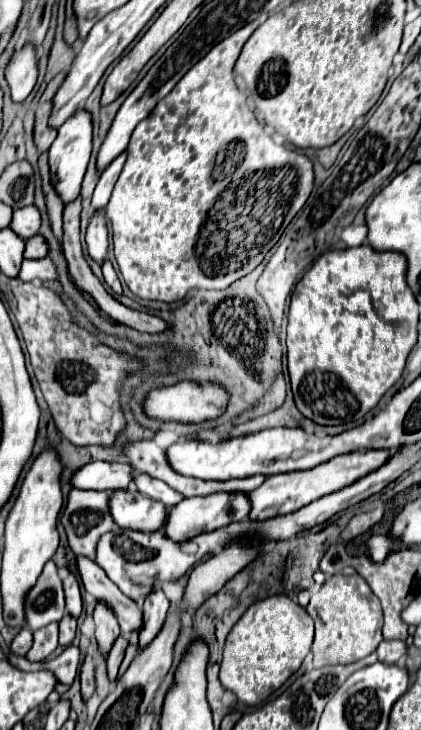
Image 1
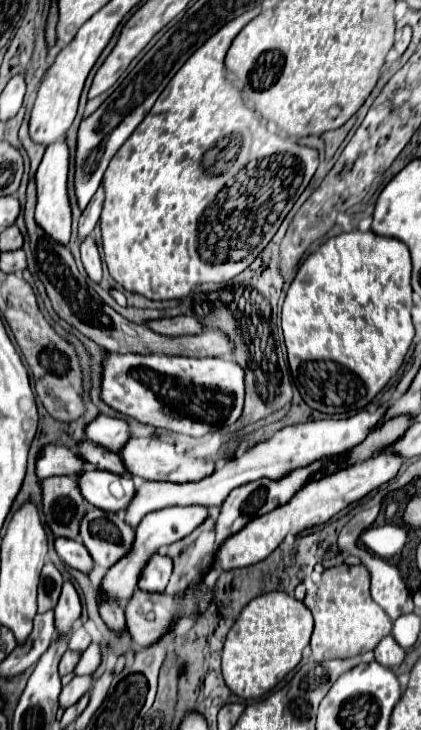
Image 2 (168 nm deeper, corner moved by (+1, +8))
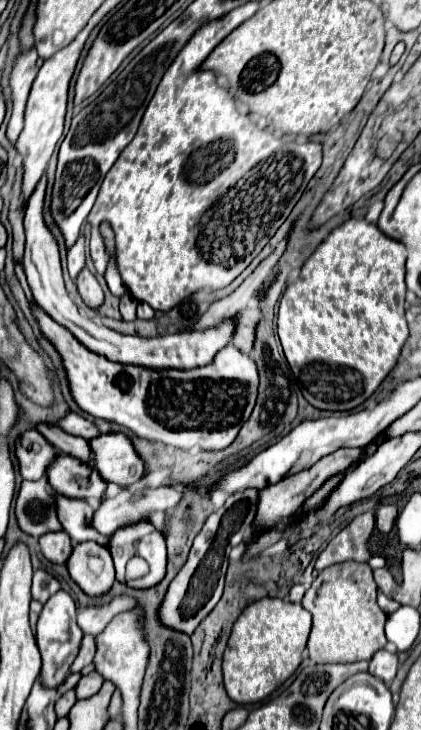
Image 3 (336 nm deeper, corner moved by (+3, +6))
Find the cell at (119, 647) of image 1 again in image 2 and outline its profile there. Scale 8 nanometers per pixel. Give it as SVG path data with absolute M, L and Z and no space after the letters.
M97 598L97 604L99 604L99 612L101 612L101 618L103 622L107 624L107 628L111 632L115 632L117 636L121 636L121 632L125 630L125 616L123 616L123 606L117 604L117 602L103 602L101 598Z

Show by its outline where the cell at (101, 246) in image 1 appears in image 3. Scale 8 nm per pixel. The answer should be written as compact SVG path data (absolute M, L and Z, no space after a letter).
M87 268L79 274L79 278L77 278L75 284L77 284L79 296L83 298L83 302L85 302L89 308L97 310L97 308L103 304L103 290L101 290L99 282L95 280L95 276L93 276Z

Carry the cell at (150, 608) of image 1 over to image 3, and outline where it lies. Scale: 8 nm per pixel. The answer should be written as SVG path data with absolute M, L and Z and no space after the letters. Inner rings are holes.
M141 520L137 524L131 524L131 526L125 526L125 528L119 528L113 538L109 540L109 552L113 556L113 564L115 564L115 578L131 588L149 588L153 584L157 584L163 576L165 576L165 566L167 566L167 548L165 548L165 538L161 534L161 530L157 530L153 526L151 520ZM131 556L141 556L147 560L149 564L149 572L143 576L143 578L137 578L137 580L127 580L125 578L125 564Z

